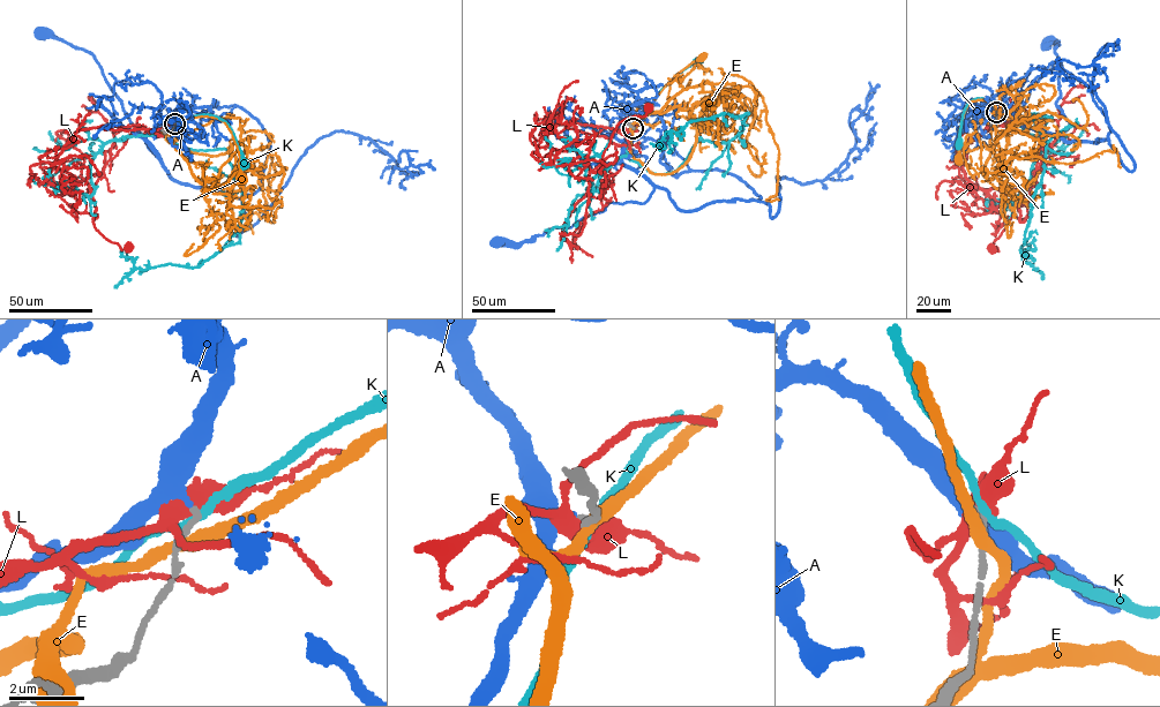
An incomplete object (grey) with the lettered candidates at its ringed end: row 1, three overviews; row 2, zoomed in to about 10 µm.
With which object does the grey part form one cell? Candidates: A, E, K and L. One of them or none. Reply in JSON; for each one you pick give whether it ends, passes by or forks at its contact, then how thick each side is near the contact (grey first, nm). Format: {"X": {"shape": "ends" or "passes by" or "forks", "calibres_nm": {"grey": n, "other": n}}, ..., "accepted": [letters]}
{"A": {"shape": "passes by", "calibres_nm": {"grey": 160, "other": 280}}, "accepted": ["A"]}

